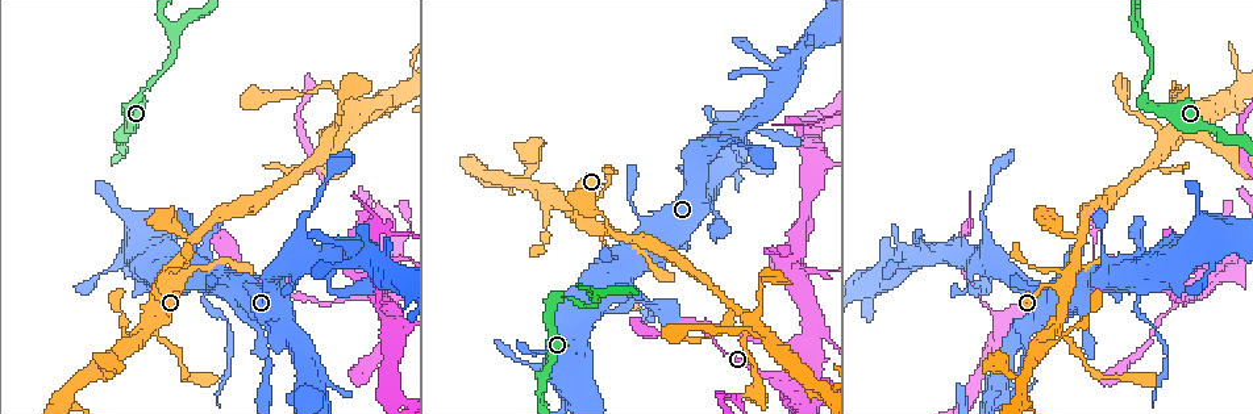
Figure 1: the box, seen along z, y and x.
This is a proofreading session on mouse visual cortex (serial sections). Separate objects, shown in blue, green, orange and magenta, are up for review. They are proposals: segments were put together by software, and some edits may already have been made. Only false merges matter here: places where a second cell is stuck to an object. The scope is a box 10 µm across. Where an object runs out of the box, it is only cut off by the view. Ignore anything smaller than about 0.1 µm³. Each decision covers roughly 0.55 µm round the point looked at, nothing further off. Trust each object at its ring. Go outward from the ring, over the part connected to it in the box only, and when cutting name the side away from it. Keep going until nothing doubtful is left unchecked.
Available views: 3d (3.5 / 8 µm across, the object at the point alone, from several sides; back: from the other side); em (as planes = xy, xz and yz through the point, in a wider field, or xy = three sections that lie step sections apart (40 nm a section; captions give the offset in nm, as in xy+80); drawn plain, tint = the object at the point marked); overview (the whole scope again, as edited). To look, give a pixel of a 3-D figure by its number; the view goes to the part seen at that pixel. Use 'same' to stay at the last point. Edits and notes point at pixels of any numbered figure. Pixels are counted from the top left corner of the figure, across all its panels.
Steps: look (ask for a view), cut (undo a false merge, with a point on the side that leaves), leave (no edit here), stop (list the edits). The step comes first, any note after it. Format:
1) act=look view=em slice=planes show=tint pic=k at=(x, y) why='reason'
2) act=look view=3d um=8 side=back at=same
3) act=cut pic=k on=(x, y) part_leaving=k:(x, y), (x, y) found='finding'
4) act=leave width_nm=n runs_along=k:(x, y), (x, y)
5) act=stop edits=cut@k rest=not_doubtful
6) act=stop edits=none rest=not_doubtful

act=look view=em slice=xy step=2 show=tint pic=1 at=(372, 233) why='abrupt turn'

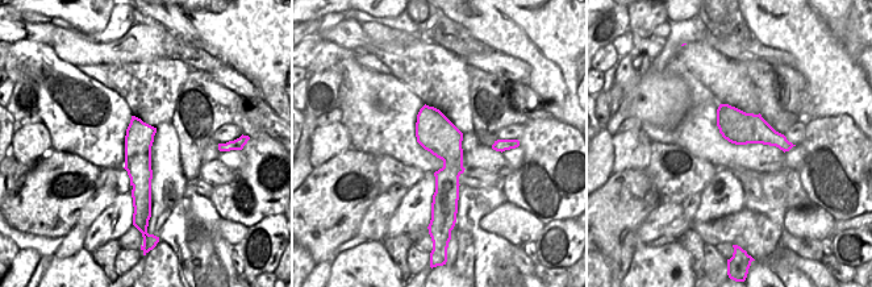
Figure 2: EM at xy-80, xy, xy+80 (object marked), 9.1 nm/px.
act=look view=3d um=3.5 at=same why='see where the arms go'

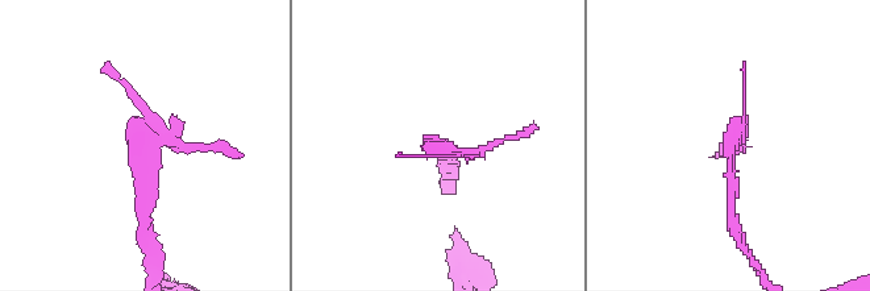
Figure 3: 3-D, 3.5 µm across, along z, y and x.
act=leave found='continuous, no second cell'

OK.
act=look view=em slice=xy step=3 show=tint pic=1 at=(695, 321) why='abrupt turn'

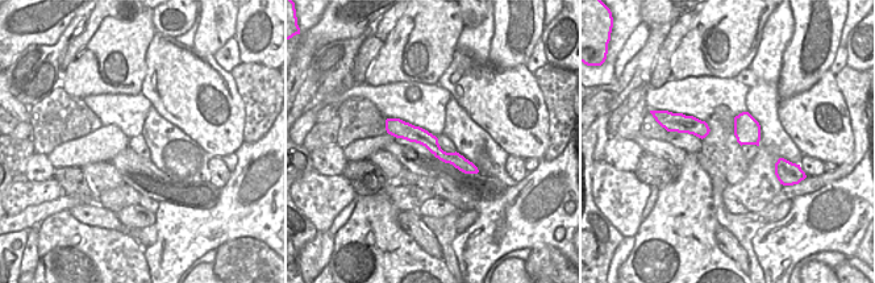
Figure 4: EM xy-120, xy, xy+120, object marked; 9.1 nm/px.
act=look view=3d um=3.5 at=same

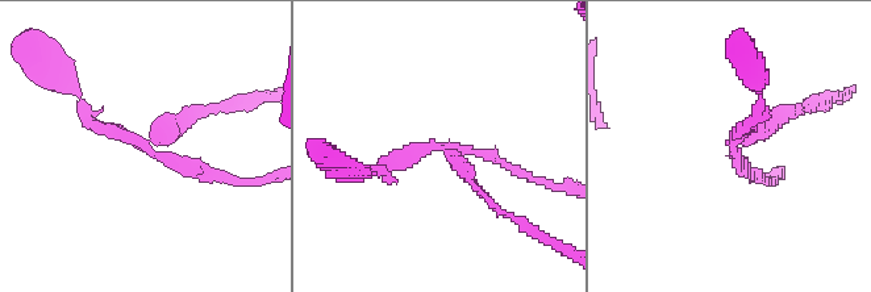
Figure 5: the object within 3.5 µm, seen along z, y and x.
act=leave runs_along=5:(491, 200), (438, 146), (378, 174) found='all the same cell'

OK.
act=look view=3d um=3.5 pic=1 at=(173, 34) why='sharp bend'

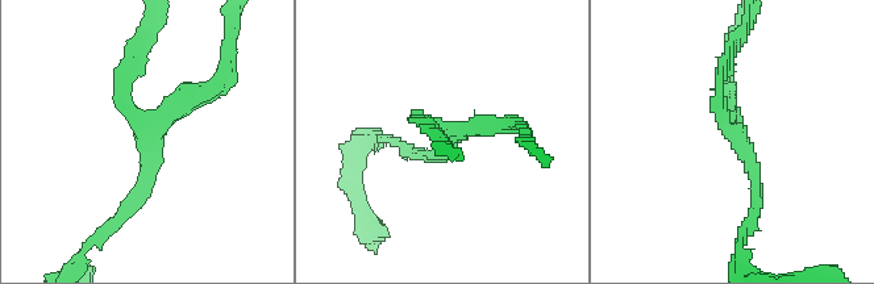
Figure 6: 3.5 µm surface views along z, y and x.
act=look view=em slice=xy step=3 show=tint pic=6 at=(450, 135) arms=3 arm_widths_nm=150,150,250 why='need the tissue'

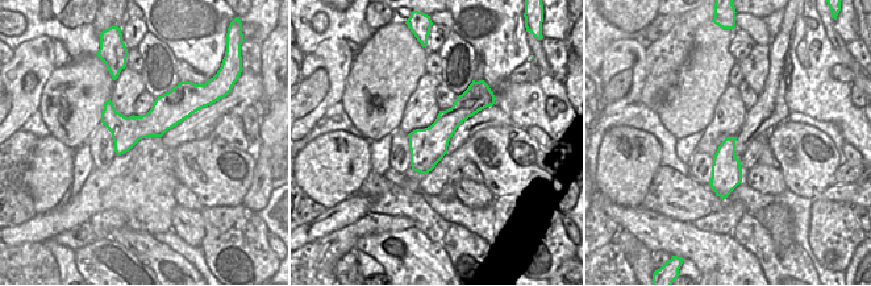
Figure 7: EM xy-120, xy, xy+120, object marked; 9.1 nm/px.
act=leave found='continuous, no second cell'

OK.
act=stop edits=none rest=not_doubtful

